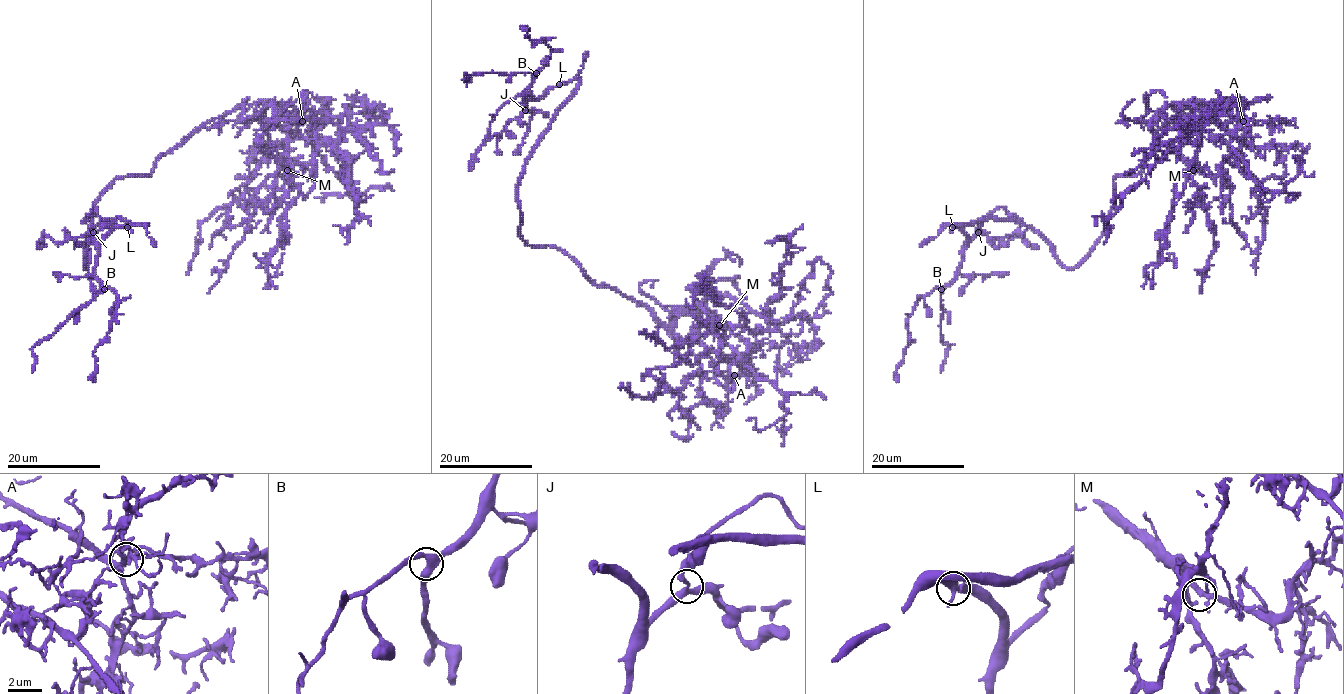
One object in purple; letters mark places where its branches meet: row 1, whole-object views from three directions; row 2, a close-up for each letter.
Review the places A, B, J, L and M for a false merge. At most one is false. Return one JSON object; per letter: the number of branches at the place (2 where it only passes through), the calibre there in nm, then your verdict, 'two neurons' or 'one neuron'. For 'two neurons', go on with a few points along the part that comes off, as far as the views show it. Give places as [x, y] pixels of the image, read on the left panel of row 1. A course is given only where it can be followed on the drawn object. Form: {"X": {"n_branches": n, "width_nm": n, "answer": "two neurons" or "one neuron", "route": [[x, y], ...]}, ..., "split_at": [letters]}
{"A": {"n_branches": 3, "width_nm": 240, "answer": "one neuron"}, "B": {"n_branches": 3, "width_nm": 400, "answer": "one neuron"}, "J": {"n_branches": 3, "width_nm": 300, "answer": "one neuron"}, "L": {"n_branches": 3, "width_nm": 320, "answer": "one neuron"}, "M": {"n_branches": 3, "width_nm": 260, "answer": "one neuron"}, "split_at": []}

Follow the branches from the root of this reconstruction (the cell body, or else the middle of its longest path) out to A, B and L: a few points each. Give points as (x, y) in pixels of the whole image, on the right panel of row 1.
A: (1114, 182), (1141, 171), (1169, 124), (1192, 109), (1185, 107), (1180, 119), (1186, 105), (1208, 102), (1243, 121)
B: (1114, 182), (1107, 231), (1078, 266), (1066, 268), (1011, 219), (948, 224), (966, 243), (959, 273), (941, 289)
L: (1114, 182), (1107, 231), (1073, 268), (1066, 268), (1048, 243), (1015, 220), (948, 224), (953, 227)

